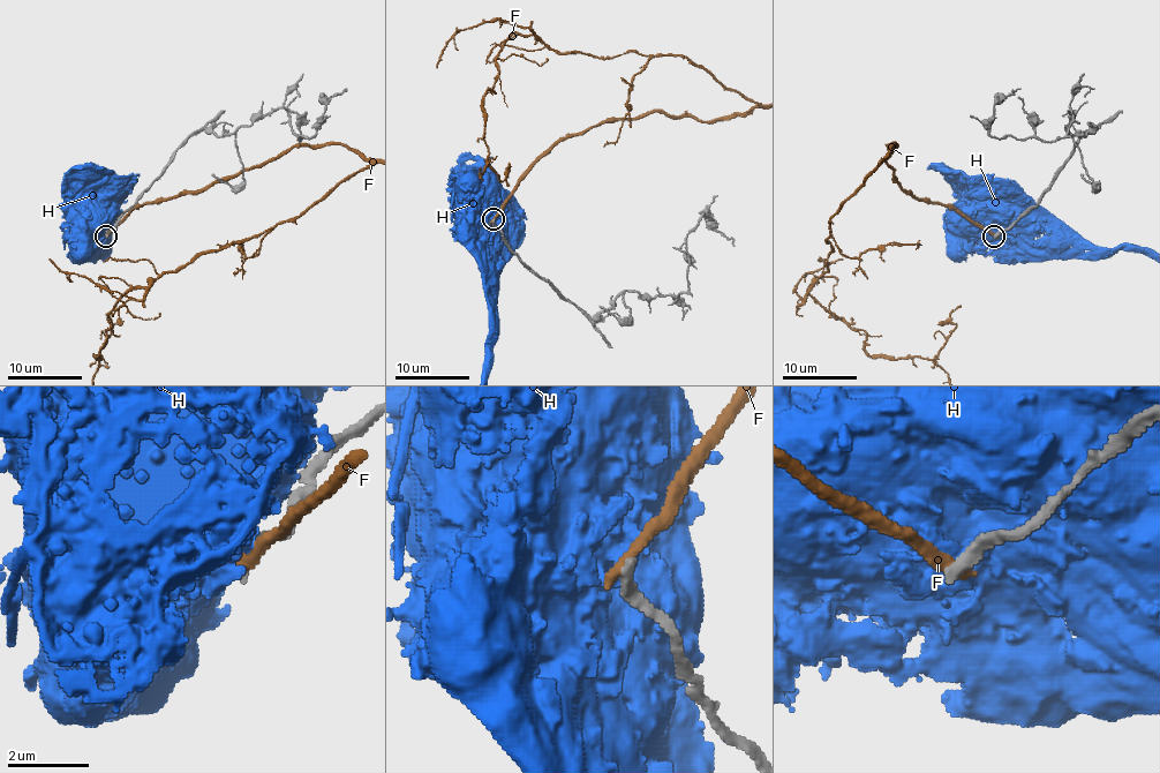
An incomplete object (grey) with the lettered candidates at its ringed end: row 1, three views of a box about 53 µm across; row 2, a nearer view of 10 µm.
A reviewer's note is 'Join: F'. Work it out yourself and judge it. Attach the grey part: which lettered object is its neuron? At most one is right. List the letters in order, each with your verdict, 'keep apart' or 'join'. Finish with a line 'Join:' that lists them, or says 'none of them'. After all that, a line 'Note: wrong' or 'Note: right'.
F: keep apart
H: keep apart
Join: none of them
Note: wrong

